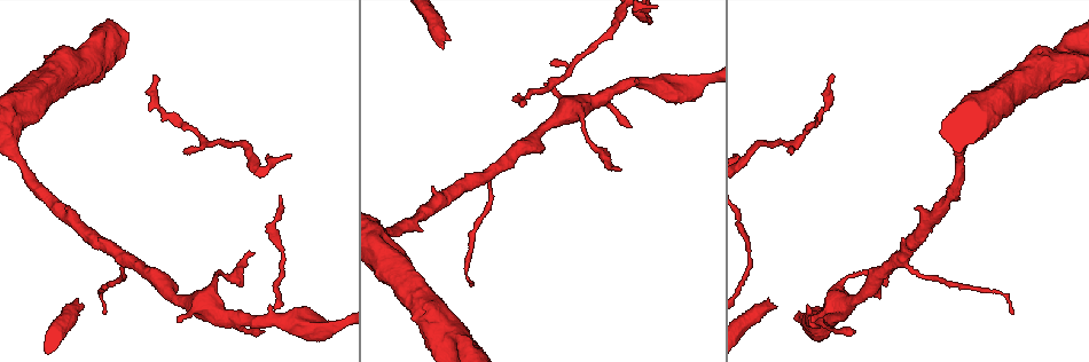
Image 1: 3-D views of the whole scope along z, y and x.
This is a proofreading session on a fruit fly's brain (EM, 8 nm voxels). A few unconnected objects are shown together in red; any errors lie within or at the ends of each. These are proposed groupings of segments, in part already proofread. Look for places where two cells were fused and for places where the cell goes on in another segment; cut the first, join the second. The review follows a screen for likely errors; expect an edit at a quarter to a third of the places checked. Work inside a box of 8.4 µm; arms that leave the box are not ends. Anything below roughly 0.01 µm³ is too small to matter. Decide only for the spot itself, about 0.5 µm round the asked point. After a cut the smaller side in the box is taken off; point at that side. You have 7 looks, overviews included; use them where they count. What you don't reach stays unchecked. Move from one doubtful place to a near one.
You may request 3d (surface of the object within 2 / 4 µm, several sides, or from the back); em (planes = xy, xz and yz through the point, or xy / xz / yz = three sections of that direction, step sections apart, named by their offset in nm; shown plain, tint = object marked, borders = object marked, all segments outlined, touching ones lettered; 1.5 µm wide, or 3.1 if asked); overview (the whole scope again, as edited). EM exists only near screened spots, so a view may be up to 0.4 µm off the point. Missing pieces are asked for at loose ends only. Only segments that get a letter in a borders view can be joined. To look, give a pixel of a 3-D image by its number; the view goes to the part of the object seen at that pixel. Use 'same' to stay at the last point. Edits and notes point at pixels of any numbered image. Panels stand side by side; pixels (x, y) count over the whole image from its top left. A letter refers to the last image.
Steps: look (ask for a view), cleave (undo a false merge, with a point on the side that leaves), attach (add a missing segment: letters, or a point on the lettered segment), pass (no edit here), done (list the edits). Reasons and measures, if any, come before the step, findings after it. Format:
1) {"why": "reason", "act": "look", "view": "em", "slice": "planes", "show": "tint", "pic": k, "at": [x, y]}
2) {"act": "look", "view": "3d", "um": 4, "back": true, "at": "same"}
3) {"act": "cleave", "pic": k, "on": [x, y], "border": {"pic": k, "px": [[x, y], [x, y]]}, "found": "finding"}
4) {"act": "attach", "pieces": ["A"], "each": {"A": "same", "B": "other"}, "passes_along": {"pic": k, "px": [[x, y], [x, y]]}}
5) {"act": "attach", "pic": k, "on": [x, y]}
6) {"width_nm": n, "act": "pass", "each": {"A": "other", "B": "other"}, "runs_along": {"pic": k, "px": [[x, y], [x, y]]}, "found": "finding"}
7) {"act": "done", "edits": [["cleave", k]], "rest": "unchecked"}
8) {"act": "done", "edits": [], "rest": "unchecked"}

{"why": "branch stops here", "act": "look", "view": "em", "slice": "planes", "show": "plain", "pic": 1, "at": [184, 152]}

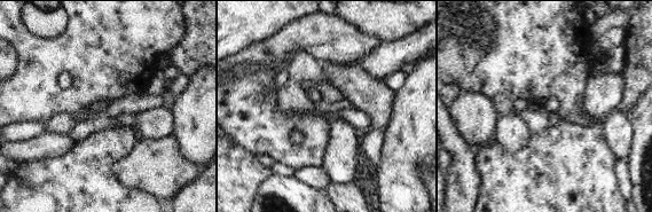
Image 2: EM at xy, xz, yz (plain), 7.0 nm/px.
{"why": "what lies round it", "act": "look", "view": "em", "slice": "planes", "show": "borders", "at": "same"}

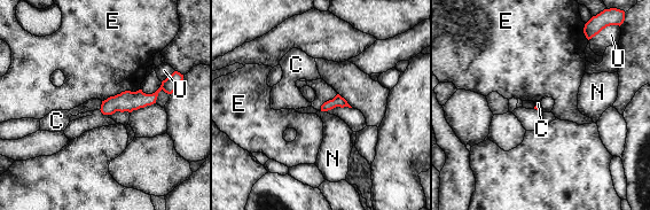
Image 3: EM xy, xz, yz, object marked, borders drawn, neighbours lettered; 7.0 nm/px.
{"act": "pass", "each": {"C": "other", "E": "other", "N": "other", "U": "other"}, "border": {"pic": 3, "px": [[102, 101], [99, 109]]}, "found": "no lettered segment goes on from it"}

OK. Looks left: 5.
{"why": "calibre changes", "act": "look", "view": "3d", "um": 4, "pic": 1, "at": [120, 255]}

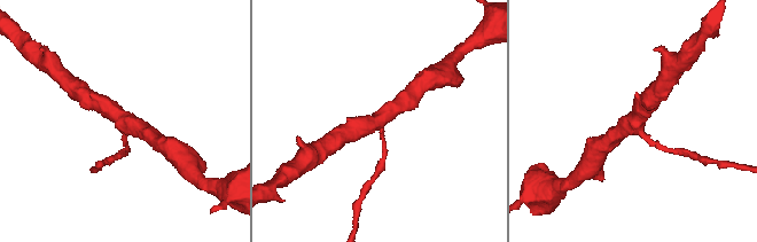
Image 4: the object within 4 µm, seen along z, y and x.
{"arms": 3, "act": "look", "view": "em", "slice": "yz", "step": 4, "show": "tint", "pic": 4, "at": [124, 119]}

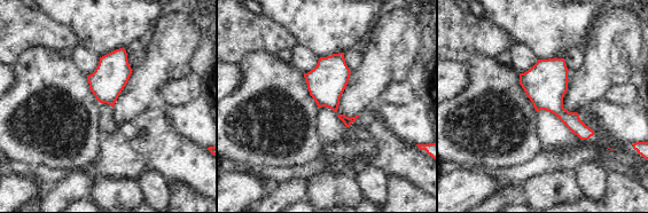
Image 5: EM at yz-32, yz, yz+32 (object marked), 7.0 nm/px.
{"act": "look", "view": "em", "slice": "planes", "show": "borders", "at": "same"}

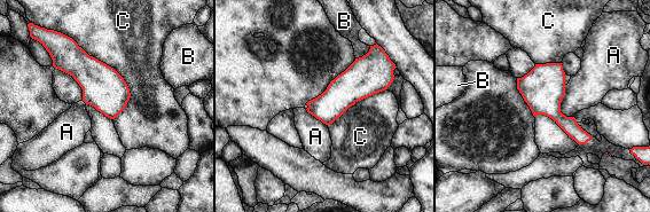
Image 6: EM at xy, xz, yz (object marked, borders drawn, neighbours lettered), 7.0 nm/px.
{"act": "pass", "each": {"A": "other", "B": "other", "C": "other"}, "border": {"pic": 6, "px": [[47, 29], [123, 78], [114, 119]]}, "found": "continuous, no second cell"}

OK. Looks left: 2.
{"why": "branch stops here", "act": "look", "view": "em", "slice": "yz", "step": 8, "show": "tint", "pic": 1, "at": [179, 321]}

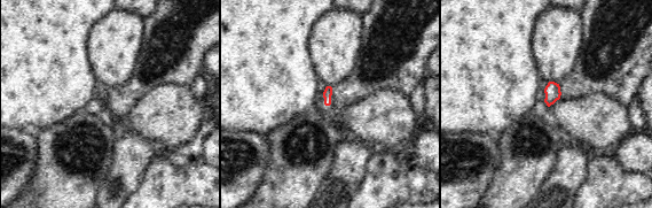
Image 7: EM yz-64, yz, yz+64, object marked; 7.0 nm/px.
{"why": "cut it another way", "act": "look", "view": "em", "slice": "xy", "step": 4, "show": "borders", "at": "same"}

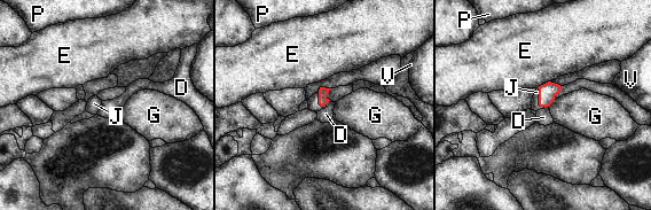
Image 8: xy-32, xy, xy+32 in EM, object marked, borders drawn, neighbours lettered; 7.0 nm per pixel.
{"act": "attach", "pieces": ["J"], "each": {"D": "other", "E": "other", "G": "other", "J": "same", "P": "other", "V": "other"}, "passes_along": {"pic": 8, "px": [[547, 92], [539, 99], [535, 107]]}, "found": "the cell continues"}

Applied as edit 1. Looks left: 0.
{"act": "done", "edits": [["attach", 8]], "rest": "unchecked"}

